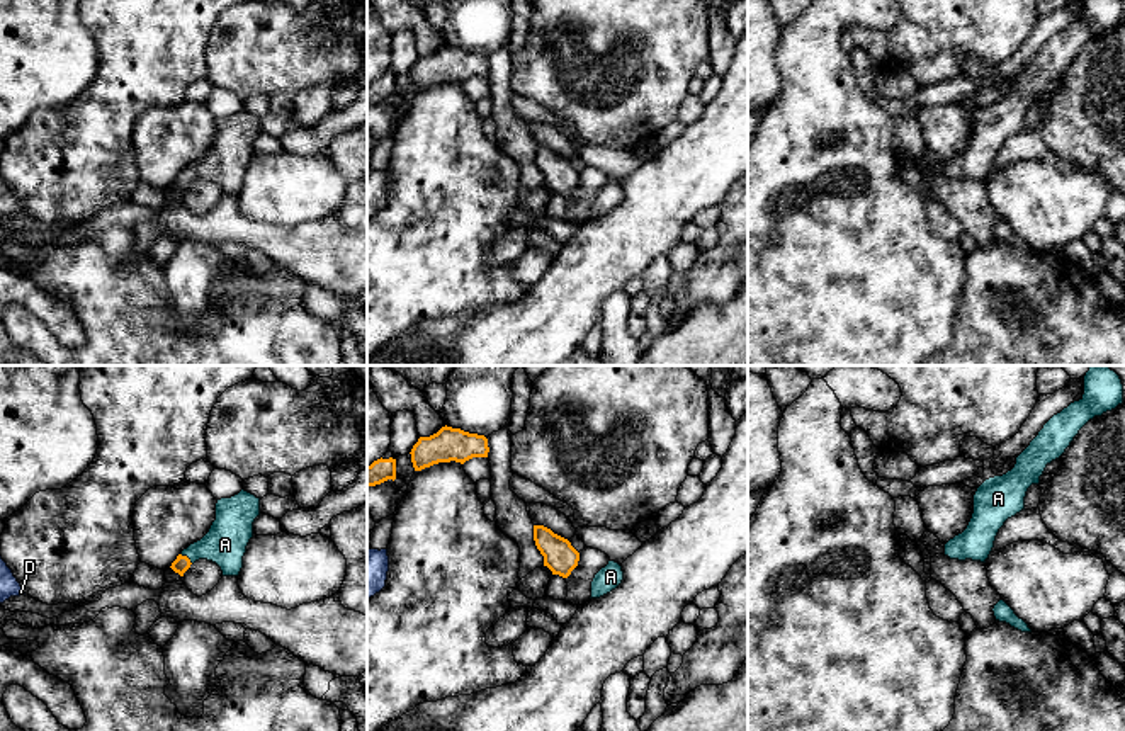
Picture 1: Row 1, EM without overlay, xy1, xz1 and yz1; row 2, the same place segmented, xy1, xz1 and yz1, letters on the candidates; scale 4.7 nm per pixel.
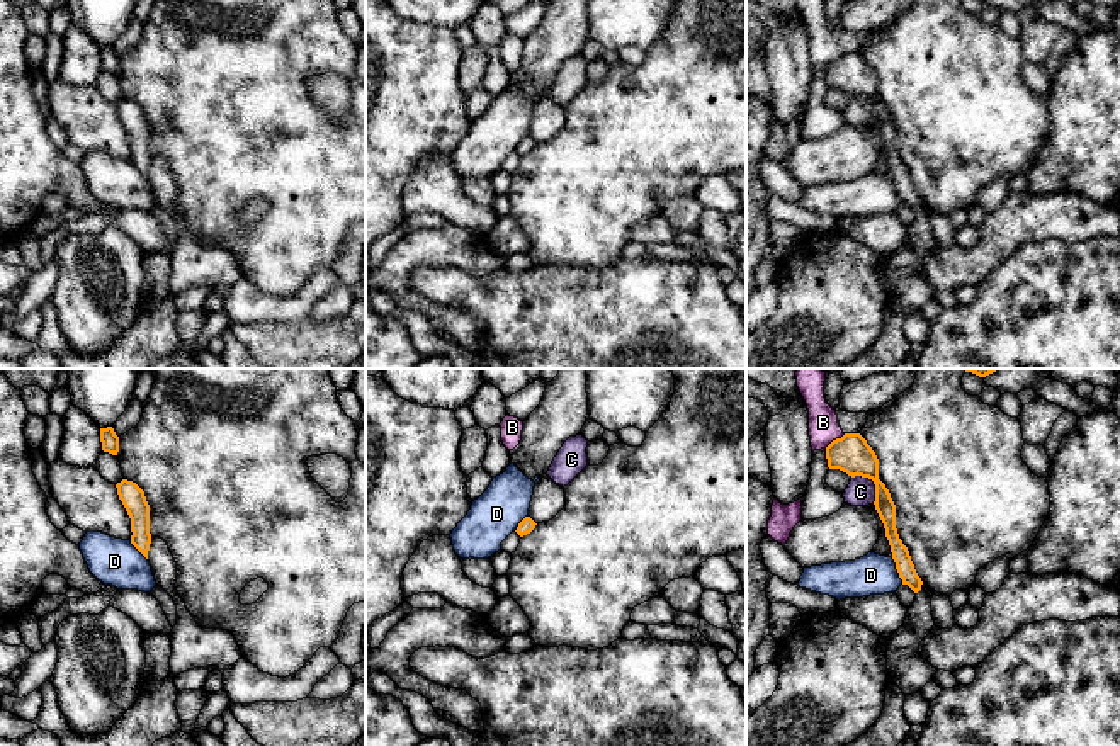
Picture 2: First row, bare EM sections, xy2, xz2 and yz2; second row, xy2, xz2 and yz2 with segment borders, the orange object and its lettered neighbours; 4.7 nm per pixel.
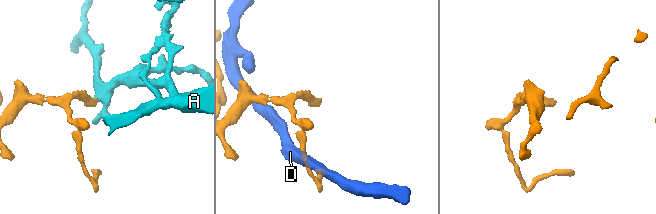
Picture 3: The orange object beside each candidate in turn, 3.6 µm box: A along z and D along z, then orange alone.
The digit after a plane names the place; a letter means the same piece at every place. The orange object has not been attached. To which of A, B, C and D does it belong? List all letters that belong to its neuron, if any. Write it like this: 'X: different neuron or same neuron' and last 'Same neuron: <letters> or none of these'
A: same neuron
B: different neuron
C: different neuron
D: different neuron
Same neuron: A

